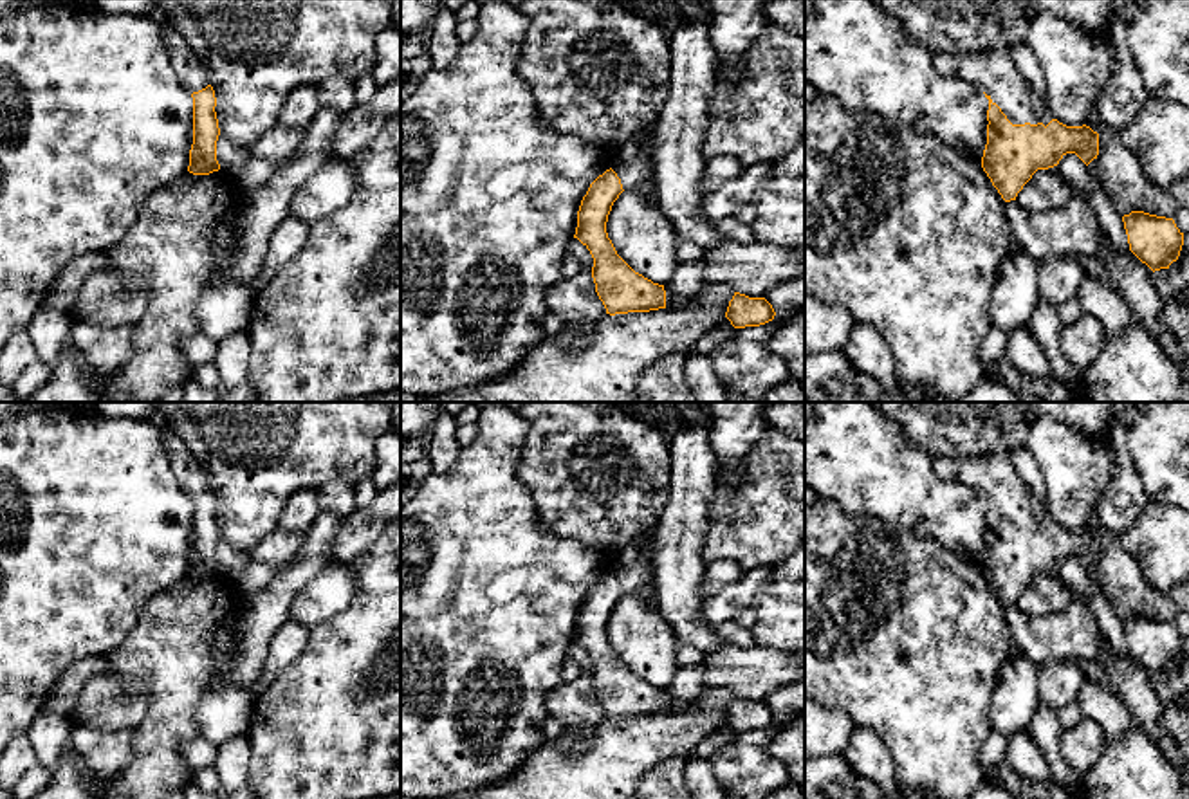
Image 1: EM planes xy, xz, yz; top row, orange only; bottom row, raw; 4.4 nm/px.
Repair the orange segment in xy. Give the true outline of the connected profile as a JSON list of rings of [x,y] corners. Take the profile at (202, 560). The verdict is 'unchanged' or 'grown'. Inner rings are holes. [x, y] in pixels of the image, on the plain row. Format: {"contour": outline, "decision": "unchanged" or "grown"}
{"contour": [[[162,429],[161,440],[175,478],[193,501],[193,548],[188,575],[193,579],[209,579],[220,574],[217,565],[220,532],[215,516],[215,494],[209,489],[206,471],[186,444],[171,429]]], "decision": "grown"}

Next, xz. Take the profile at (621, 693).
{"contour": [[[612,572],[599,579],[581,604],[574,638],[594,662],[595,696],[610,720],[666,712],[664,689],[635,676],[608,642],[608,619],[622,595]]], "decision": "unchanged"}

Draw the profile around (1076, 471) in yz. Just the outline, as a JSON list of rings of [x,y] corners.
[[[1045,415],[1030,422],[1025,449],[1043,476],[1054,523],[1083,530],[1113,474],[1104,435],[1081,438],[1070,426]]]

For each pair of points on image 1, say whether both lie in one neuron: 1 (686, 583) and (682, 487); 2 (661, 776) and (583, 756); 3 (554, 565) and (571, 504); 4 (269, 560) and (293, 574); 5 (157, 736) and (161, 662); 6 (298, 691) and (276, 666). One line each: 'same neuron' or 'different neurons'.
1: same neuron
2: different neurons
3: different neurons
4: different neurons
5: same neuron
6: different neurons

